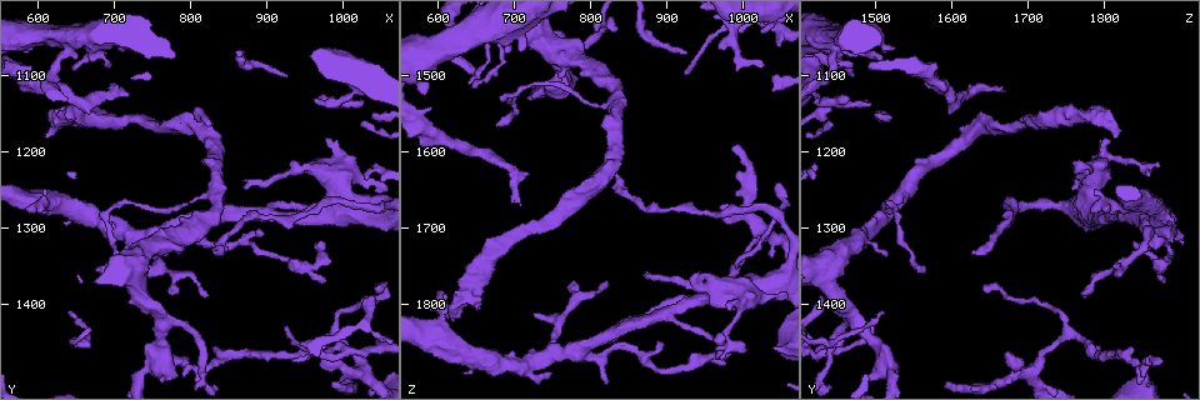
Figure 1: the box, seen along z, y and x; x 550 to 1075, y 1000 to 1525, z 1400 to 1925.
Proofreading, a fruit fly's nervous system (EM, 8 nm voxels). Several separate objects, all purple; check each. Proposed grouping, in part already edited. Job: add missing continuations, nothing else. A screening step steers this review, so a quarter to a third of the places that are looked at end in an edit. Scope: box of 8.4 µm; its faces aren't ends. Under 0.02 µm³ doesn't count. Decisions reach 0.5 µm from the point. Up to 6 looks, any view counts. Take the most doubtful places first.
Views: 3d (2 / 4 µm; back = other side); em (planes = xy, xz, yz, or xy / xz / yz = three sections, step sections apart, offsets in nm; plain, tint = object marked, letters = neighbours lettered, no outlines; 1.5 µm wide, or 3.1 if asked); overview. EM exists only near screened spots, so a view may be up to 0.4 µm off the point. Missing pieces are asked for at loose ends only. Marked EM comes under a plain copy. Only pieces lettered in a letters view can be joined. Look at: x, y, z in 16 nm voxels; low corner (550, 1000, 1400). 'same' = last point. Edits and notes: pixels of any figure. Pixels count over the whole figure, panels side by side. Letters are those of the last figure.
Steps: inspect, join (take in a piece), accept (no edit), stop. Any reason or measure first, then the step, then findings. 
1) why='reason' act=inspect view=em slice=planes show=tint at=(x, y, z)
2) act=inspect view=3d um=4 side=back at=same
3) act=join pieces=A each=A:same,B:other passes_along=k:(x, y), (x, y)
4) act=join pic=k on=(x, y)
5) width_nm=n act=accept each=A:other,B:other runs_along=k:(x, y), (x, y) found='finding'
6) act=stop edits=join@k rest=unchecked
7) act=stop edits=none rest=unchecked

why='free end' act=inspect view=3d um=4 side=back at=(700, 1125, 1665)

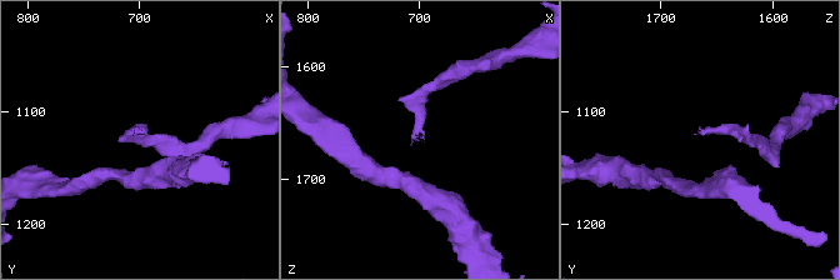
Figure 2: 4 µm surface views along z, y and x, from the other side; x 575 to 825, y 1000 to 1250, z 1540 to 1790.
why='shape alone is not enough' act=inspect view=em slice=planes show=letters at=(702, 1122, 1668)

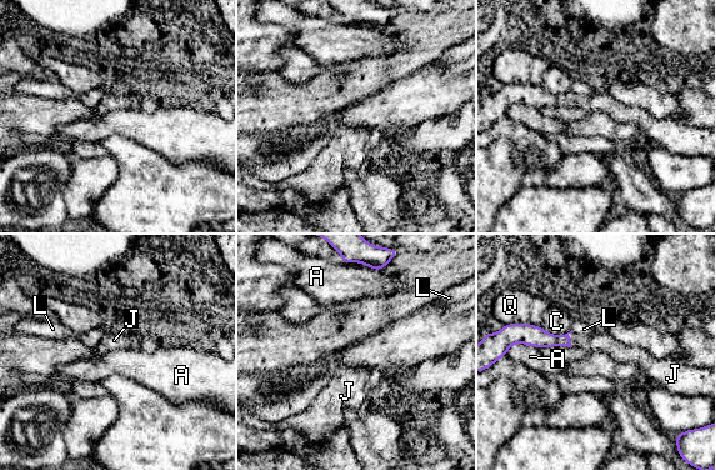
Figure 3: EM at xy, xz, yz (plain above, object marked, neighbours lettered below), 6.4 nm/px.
act=join pieces=J each=A:other,C:other,J:same,L:other,Q:other passes_along=3:(532, 335), (569, 339), (604, 341) found='the cell continues'

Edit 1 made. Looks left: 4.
why='tapers out' act=inspect view=3d um=2 at=(725, 1345, 1815)

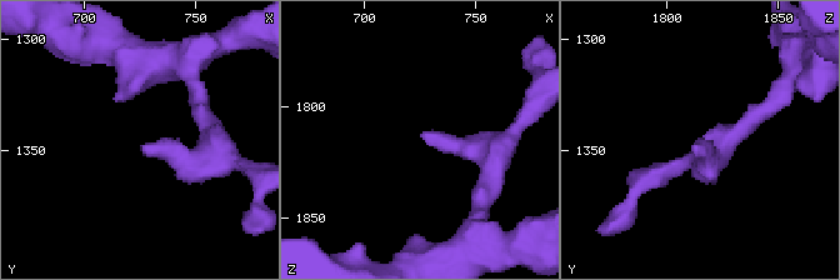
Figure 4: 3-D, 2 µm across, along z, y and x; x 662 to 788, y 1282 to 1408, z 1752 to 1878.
why='shape alone is not enough' act=inspect view=em slice=planes show=letters at=(726, 1347, 1813)

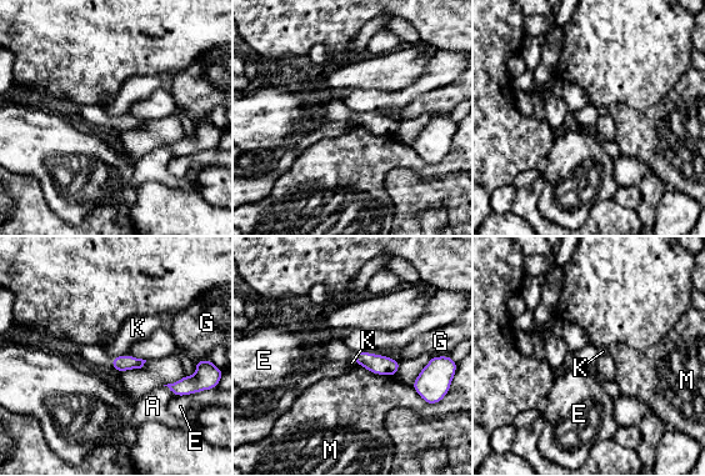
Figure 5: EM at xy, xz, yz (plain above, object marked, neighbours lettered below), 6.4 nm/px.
width_nm=100 act=accept each=A:other,E:other,G:other,K:other,M:other border=5:(126, 354), (114, 357) found='none of them fits'

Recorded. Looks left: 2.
why='an open end' act=inspect view=3d um=2 side=back at=(650, 1095, 1515)

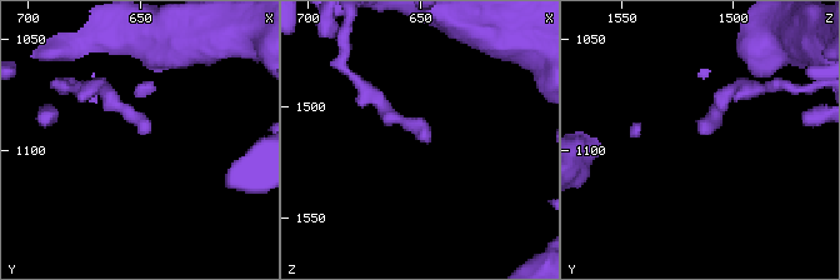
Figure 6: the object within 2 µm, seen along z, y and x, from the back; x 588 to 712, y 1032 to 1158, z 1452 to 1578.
why='now the EM' act=inspect view=em slice=yz step=8 show=letters at=(647, 1091, 1517)

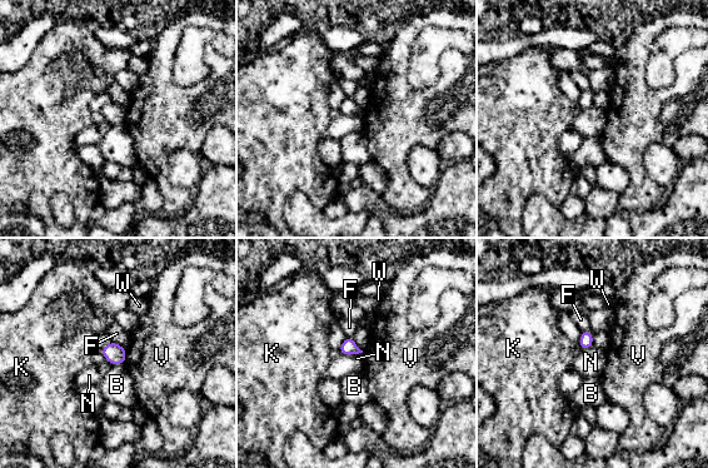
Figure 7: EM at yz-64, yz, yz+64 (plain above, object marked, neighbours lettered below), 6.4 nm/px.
longest_contact=N:140nm act=accept each=B:other,F:other,K:other,N:other,V:other,W:other border=7:(126, 348), (126, 359), (123, 363) found='none of them fits'

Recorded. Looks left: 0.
act=stop edits=join@3 rest=unchecked

